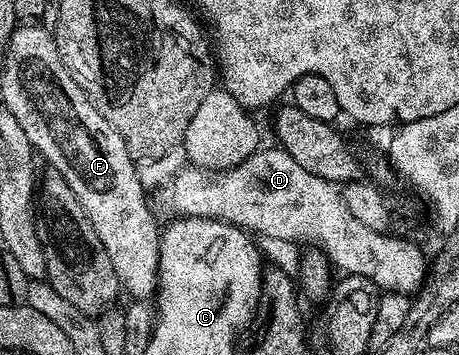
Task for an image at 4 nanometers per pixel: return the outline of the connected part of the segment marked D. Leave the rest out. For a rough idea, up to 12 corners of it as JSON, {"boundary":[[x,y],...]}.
{"boundary":[[282,146],[229,171],[185,165],[169,217],[318,242],[341,273],[413,293],[412,238],[355,221],[334,184]]}

